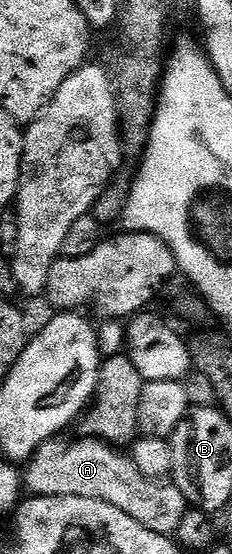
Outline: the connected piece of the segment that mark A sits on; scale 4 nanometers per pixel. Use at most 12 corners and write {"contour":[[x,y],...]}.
{"contour":[[100,439],[41,443],[31,496],[92,497],[173,536],[188,504]]}

